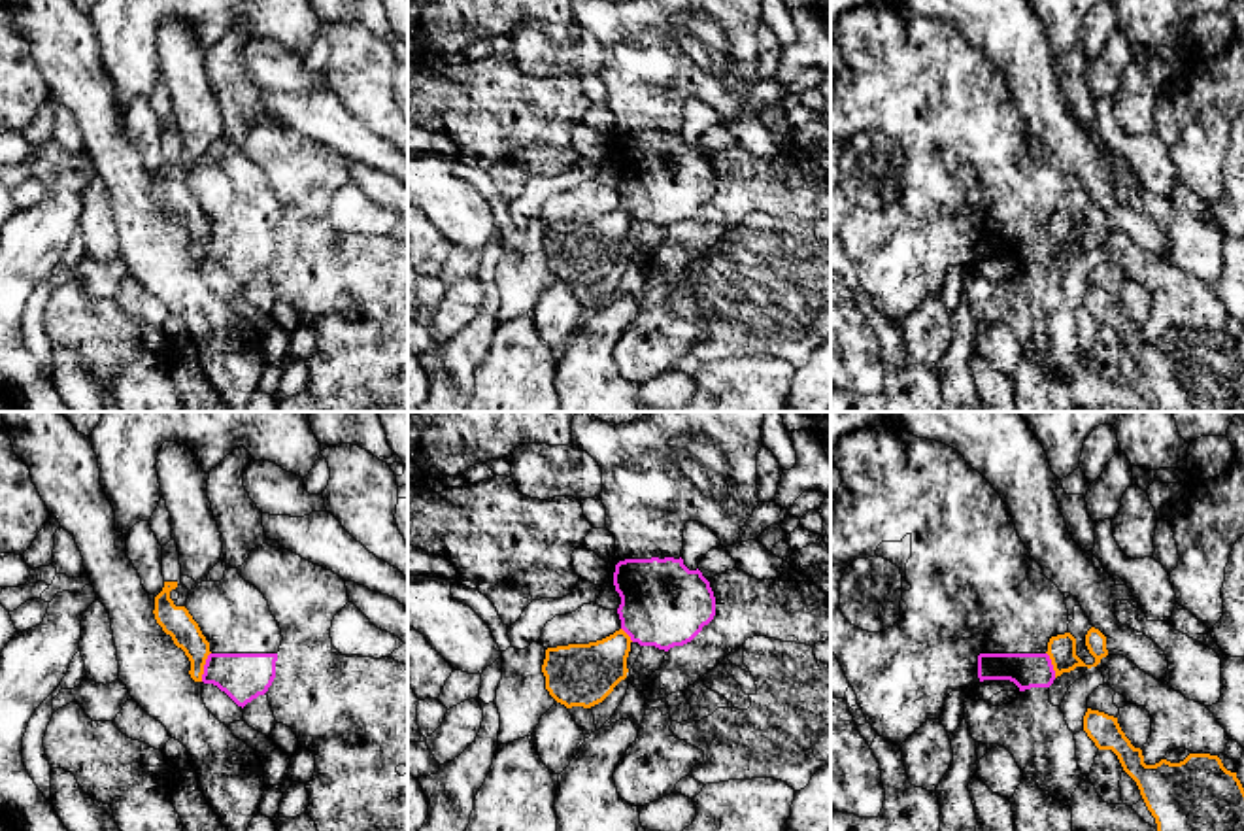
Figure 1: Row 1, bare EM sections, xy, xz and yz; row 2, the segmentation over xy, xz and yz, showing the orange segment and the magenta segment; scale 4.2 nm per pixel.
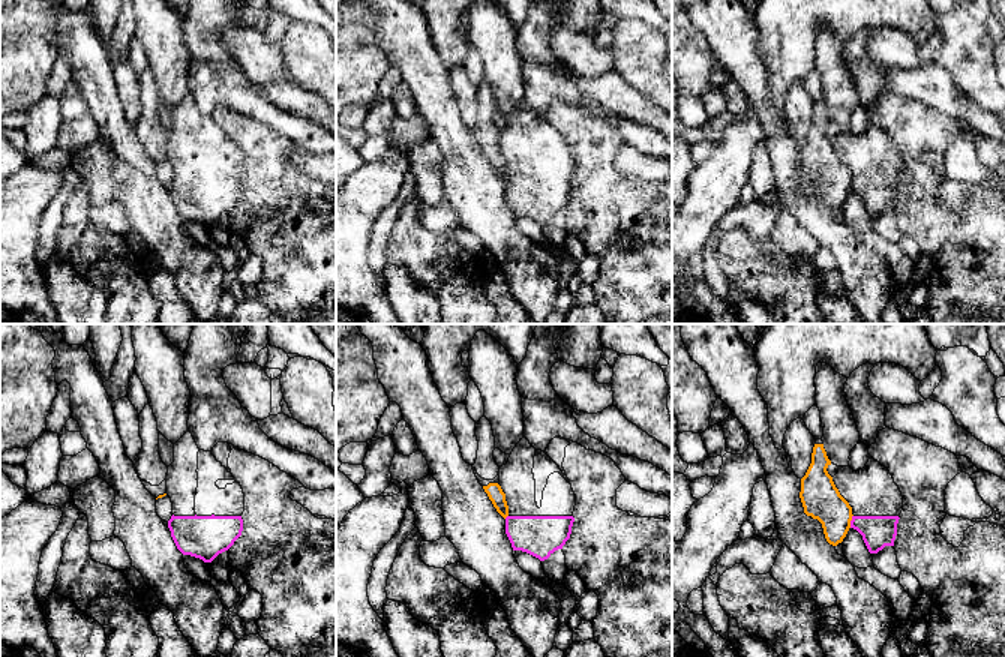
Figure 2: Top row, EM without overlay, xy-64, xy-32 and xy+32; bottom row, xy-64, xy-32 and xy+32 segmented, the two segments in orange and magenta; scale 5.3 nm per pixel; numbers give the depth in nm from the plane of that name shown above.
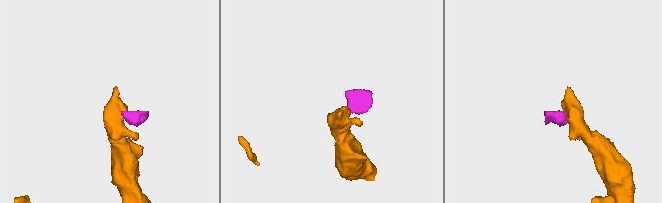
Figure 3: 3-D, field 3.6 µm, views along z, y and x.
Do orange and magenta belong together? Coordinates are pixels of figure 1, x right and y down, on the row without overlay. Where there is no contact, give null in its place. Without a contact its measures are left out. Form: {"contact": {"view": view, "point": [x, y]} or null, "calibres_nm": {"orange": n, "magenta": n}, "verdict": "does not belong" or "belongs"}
{"contact": {"view": "xy", "point": [202, 244]}, "calibres_nm": {"orange": 130, "magenta": 200}, "verdict": "does not belong"}

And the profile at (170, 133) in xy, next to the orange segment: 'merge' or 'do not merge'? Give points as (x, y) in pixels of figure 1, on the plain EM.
merge

